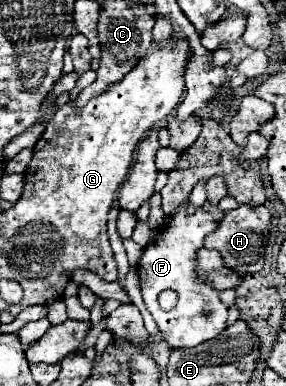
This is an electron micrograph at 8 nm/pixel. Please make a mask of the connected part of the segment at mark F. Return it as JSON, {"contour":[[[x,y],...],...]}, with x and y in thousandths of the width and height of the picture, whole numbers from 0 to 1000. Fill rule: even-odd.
{"contour":[[[654,523],[633,534],[633,544],[605,560],[591,560],[591,575],[563,591],[563,622],[535,637],[514,637],[500,648],[500,663],[486,674],[486,736],[493,736],[493,767],[514,793],[514,803],[535,813],[577,886],[605,902],[668,902],[717,881],[752,876],[773,855],[787,855],[794,839],[794,793],[766,777],[766,756],[745,751],[724,731],[682,715],[682,648],[710,637],[710,617],[738,606],[766,570],[717,554],[710,544],[689,544],[675,560],[647,554]],[[605,746],[626,762],[619,798],[577,808],[549,788],[549,762],[563,751]]]}

